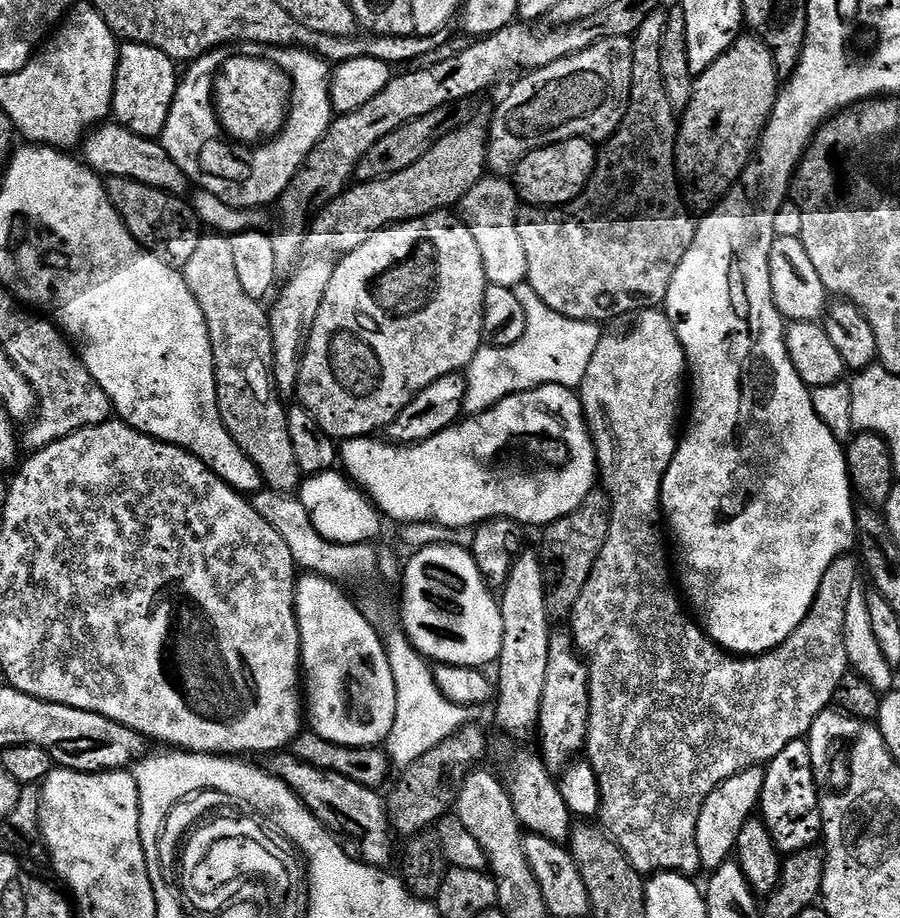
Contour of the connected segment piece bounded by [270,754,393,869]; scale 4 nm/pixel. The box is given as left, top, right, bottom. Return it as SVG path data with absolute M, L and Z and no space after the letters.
M280 754L273 760L276 761L270 765L271 771L279 780L286 782L286 786L312 812L312 816L339 841L349 856L359 858L372 868L389 867L388 863L392 860L393 833L390 831L386 804L382 796L379 796L379 791L360 785L350 778L318 769L291 754Z

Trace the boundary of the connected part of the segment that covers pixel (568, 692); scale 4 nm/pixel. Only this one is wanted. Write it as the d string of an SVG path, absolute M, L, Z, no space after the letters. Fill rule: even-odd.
M552 646L550 648L549 661L546 663L545 685L542 689L541 696L538 723L541 748L539 748L539 751L542 753L543 761L552 770L560 767L560 769L563 769L569 763L567 760L579 748L581 751L582 745L586 740L584 731L588 727L590 668L585 661L583 664L579 660L581 657L571 647L569 648L558 648L558 646Z

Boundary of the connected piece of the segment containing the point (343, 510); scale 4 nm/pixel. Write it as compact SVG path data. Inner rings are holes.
M327 470L309 475L298 489L298 499L308 512L314 528L330 543L355 545L377 539L380 520L382 521L381 513L341 471Z

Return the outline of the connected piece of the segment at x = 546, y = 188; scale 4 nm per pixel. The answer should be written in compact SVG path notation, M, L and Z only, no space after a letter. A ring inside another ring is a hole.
M563 140L534 150L515 165L515 191L520 191L524 202L532 206L568 204L583 192L584 185L588 183L588 177L596 166L597 155L597 149L587 140Z

